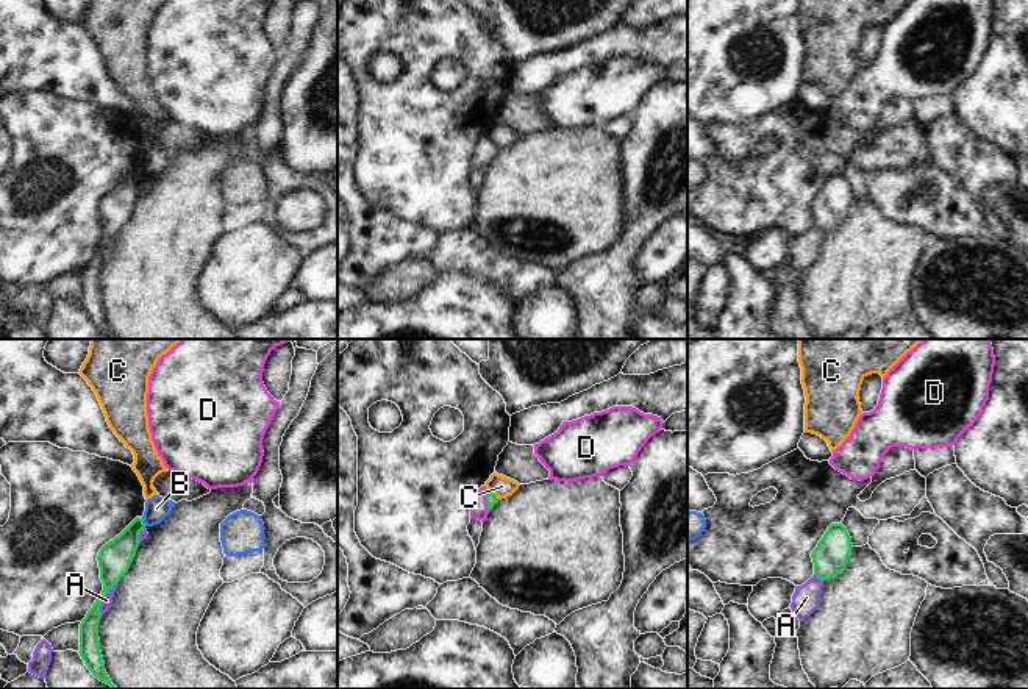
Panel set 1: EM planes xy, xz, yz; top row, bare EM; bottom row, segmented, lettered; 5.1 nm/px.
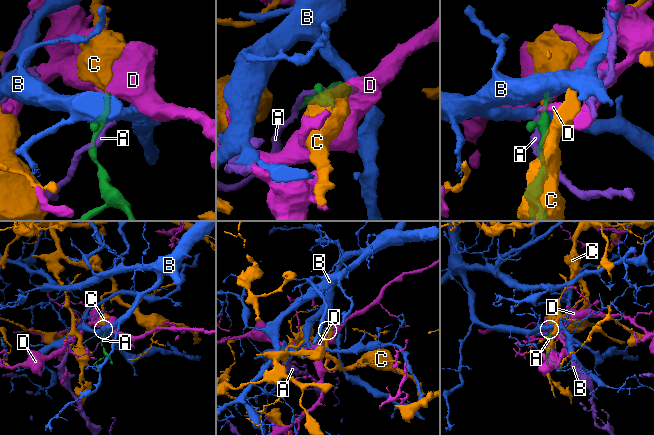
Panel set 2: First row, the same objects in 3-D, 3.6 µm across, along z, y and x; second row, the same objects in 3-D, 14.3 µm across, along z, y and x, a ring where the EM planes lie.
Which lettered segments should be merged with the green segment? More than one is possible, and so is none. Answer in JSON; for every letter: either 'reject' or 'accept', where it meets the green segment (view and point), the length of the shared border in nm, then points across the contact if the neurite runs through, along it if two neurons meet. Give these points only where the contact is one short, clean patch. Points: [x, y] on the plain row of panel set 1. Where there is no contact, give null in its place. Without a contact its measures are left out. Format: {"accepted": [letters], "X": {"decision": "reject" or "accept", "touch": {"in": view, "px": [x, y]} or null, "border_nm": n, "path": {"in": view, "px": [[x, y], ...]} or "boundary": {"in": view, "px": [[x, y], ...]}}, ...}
{"accepted": ["D"], "A": {"decision": "reject", "touch": {"in": "xy", "px": [102, 249]}, "border_nm": 190}, "B": {"decision": "reject", "touch": {"in": "xy", "px": [142, 172]}, "border_nm": 50, "boundary": {"in": "xy", "px": [[142, 167], [146, 175]]}}, "C": {"decision": "reject", "touch": {"in": "xz", "px": [492, 142]}, "border_nm": 110, "boundary": {"in": "xz", "px": [[485, 135], [499, 149]]}}, "D": {"decision": "accept", "touch": {"in": "xz", "px": [486, 149]}, "border_nm": 130, "path": {"in": "xz", "px": [[491, 149], [486, 149], [478, 160]]}}}

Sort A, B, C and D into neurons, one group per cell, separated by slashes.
A / B / C / D

